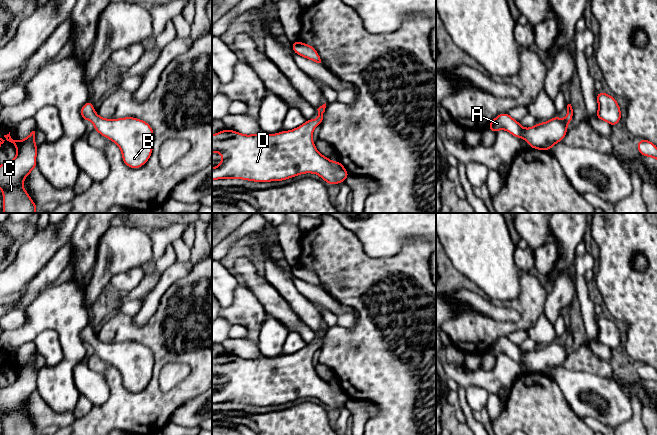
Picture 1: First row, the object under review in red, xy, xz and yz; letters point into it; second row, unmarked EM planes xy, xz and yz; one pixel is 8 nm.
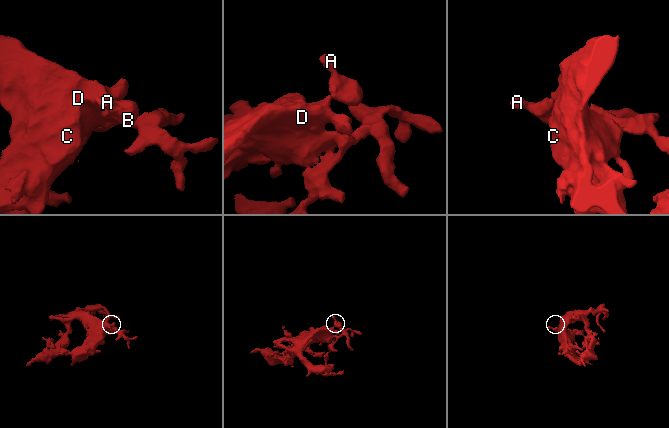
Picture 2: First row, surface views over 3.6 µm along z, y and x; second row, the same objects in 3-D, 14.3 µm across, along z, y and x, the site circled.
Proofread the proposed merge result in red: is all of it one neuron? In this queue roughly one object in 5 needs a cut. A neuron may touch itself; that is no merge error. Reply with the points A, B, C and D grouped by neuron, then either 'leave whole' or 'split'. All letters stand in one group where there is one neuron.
groups A B C D; leave whole

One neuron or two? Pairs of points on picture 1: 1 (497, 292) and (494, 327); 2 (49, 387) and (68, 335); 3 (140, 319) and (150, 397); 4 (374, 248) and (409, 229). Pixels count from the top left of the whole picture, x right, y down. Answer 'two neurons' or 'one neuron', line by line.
1: two neurons
2: one neuron
3: two neurons
4: one neuron

